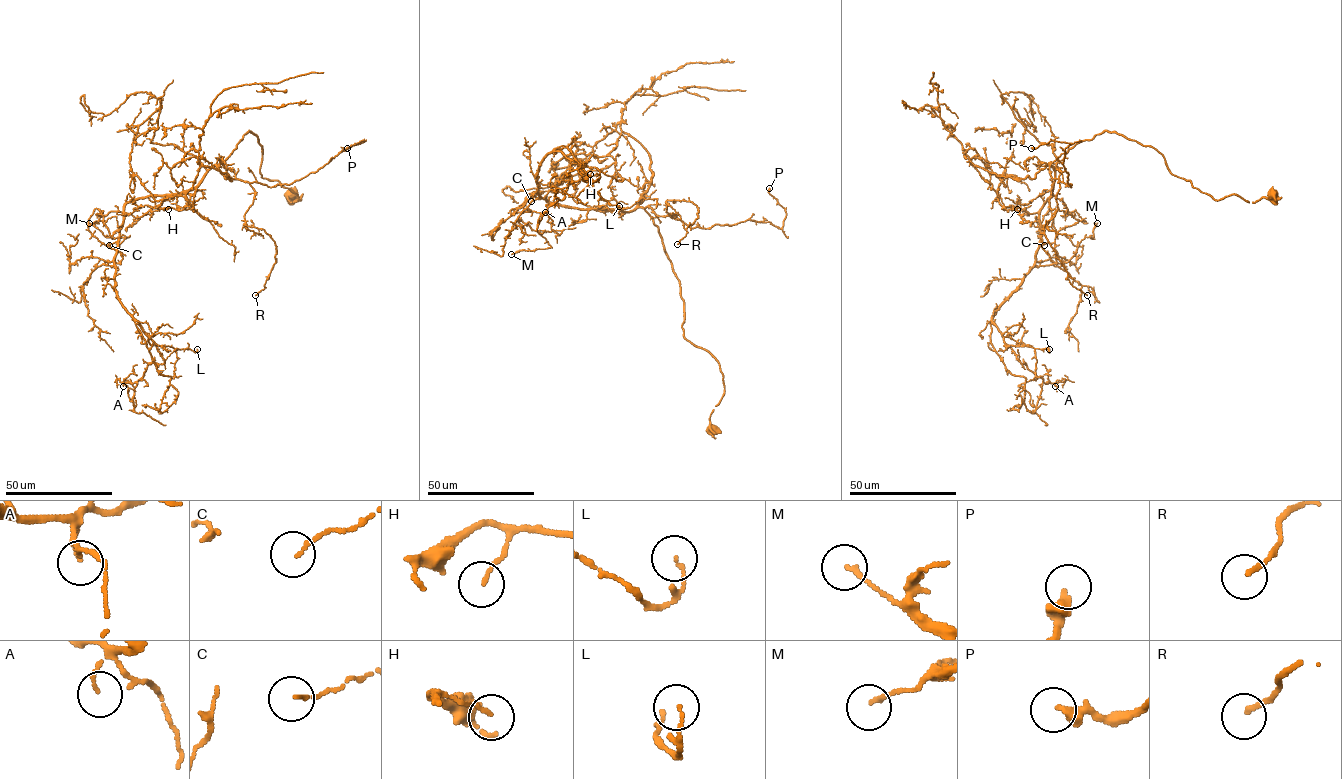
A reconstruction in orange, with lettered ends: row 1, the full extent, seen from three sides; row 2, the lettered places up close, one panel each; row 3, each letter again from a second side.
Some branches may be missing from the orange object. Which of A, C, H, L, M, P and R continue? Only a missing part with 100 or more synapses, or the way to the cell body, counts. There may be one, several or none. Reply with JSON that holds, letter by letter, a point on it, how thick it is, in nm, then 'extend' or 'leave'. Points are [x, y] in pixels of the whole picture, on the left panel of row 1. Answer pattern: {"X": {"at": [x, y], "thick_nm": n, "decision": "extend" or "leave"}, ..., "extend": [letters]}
{"A": {"at": [123, 386], "thick_nm": 90, "decision": "leave"}, "C": {"at": [109, 245], "thick_nm": 110, "decision": "leave"}, "H": {"at": [168, 209], "thick_nm": 100, "decision": "leave"}, "L": {"at": [197, 349], "thick_nm": 110, "decision": "leave"}, "M": {"at": [89, 223], "thick_nm": 130, "decision": "leave"}, "P": {"at": [347, 148], "thick_nm": 400, "decision": "leave"}, "R": {"at": [255, 295], "thick_nm": 150, "decision": "leave"}, "extend": []}

